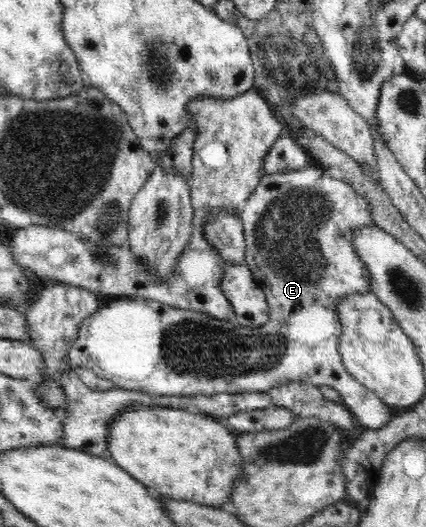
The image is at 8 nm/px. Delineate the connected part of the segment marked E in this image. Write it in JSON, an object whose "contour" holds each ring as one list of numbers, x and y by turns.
{"contour":[[312,164,301,170,265,175,239,216,246,242,244,262,252,270,268,302,269,318,263,326,245,328,202,312,176,309,153,300,110,298,82,322,79,336,67,352,69,368,89,369,119,387,146,390,159,397,267,392,289,381,330,386,339,391,343,404,360,426,368,430,387,426,394,417,391,407,348,373,338,349,343,327,335,313,337,298,371,292,368,270,352,245,353,230,375,226,368,202,348,183,339,177,327,176,325,170]]}

